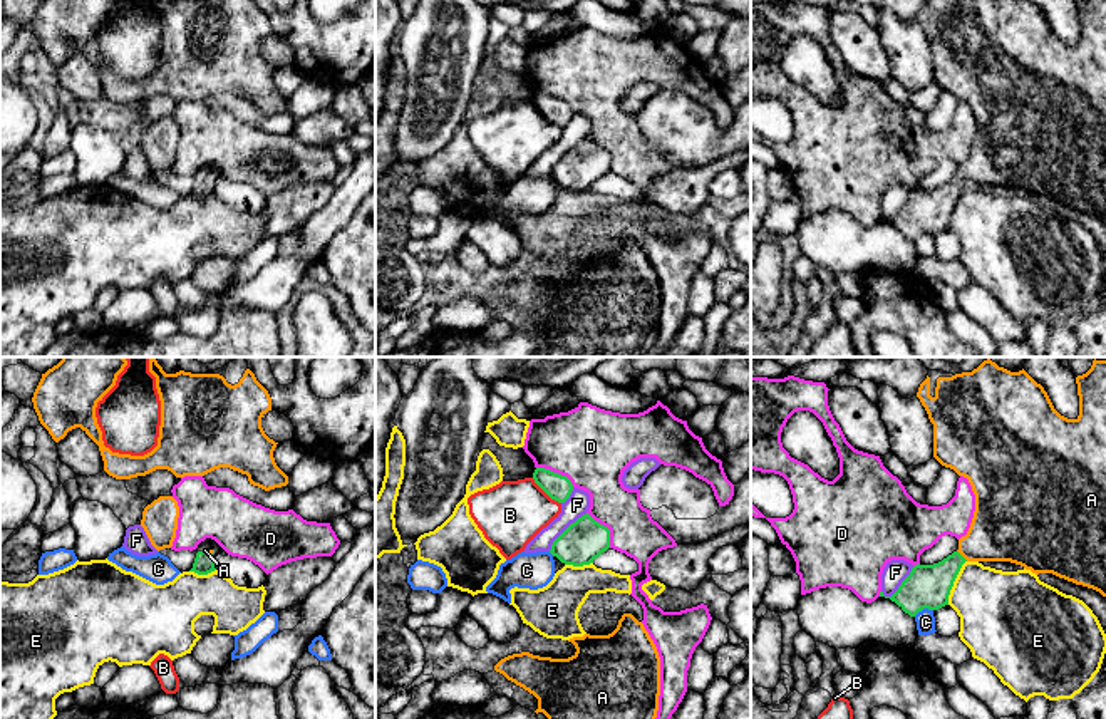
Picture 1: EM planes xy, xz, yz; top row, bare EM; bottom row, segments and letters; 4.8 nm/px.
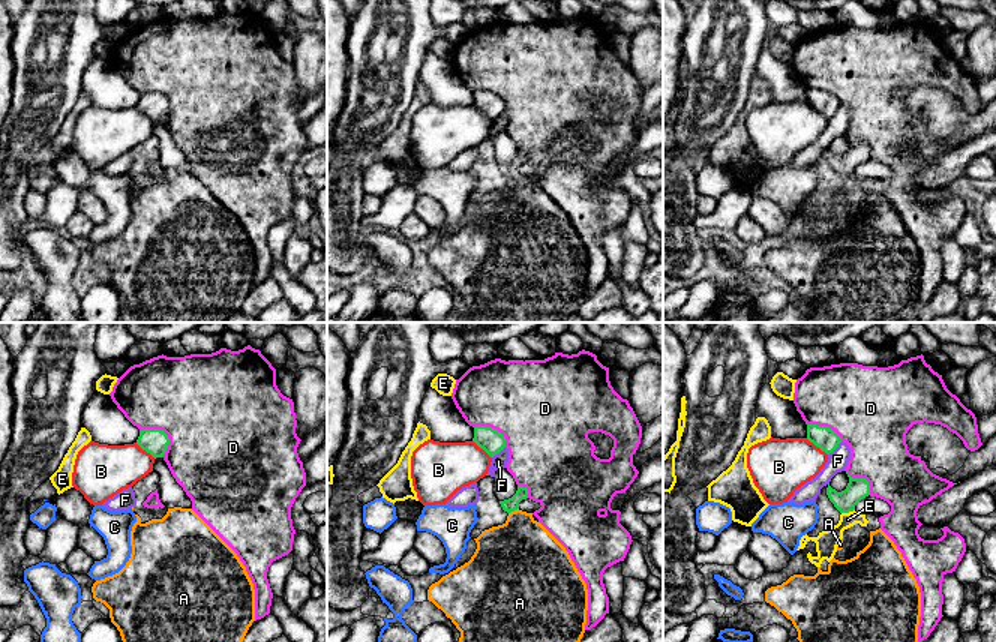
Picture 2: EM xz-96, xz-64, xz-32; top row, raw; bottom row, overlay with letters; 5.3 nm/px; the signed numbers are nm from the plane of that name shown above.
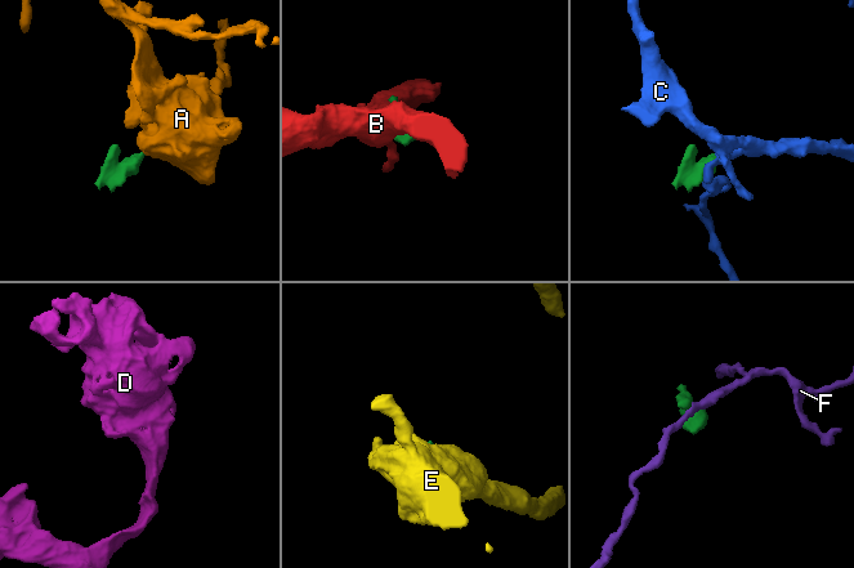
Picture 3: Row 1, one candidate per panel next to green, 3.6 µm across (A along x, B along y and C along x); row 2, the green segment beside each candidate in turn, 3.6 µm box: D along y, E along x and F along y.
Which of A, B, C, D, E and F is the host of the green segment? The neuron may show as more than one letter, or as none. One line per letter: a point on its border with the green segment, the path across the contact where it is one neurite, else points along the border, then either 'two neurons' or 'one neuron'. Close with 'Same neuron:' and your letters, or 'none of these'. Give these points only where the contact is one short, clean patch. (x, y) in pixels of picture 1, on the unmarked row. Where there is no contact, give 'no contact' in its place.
A: meets green in yz at (961, 180); runs through yz (927, 210), (961, 180), (1004, 153); one neuron
B: meets green in xz at (547, 118); two neurons
C: meets green in yz at (922, 233); border along yz (932, 233), (922, 233), (914, 240); two neurons
D: meets green in xz at (557, 98); two neurons
E: meets green in yz at (954, 205); border along yz (966, 185), (947, 228); two neurons
F: meets green in xz at (565, 155); border along xz (587, 138), (578, 141), (548, 175); two neurons
Same neuron: A

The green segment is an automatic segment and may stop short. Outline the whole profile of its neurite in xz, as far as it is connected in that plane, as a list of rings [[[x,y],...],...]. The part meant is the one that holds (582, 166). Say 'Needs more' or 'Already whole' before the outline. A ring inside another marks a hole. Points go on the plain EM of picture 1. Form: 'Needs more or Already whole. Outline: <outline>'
Already whole. Outline: [[[587,137],[553,166],[550,178],[565,189],[583,191],[608,173],[610,154]]]

